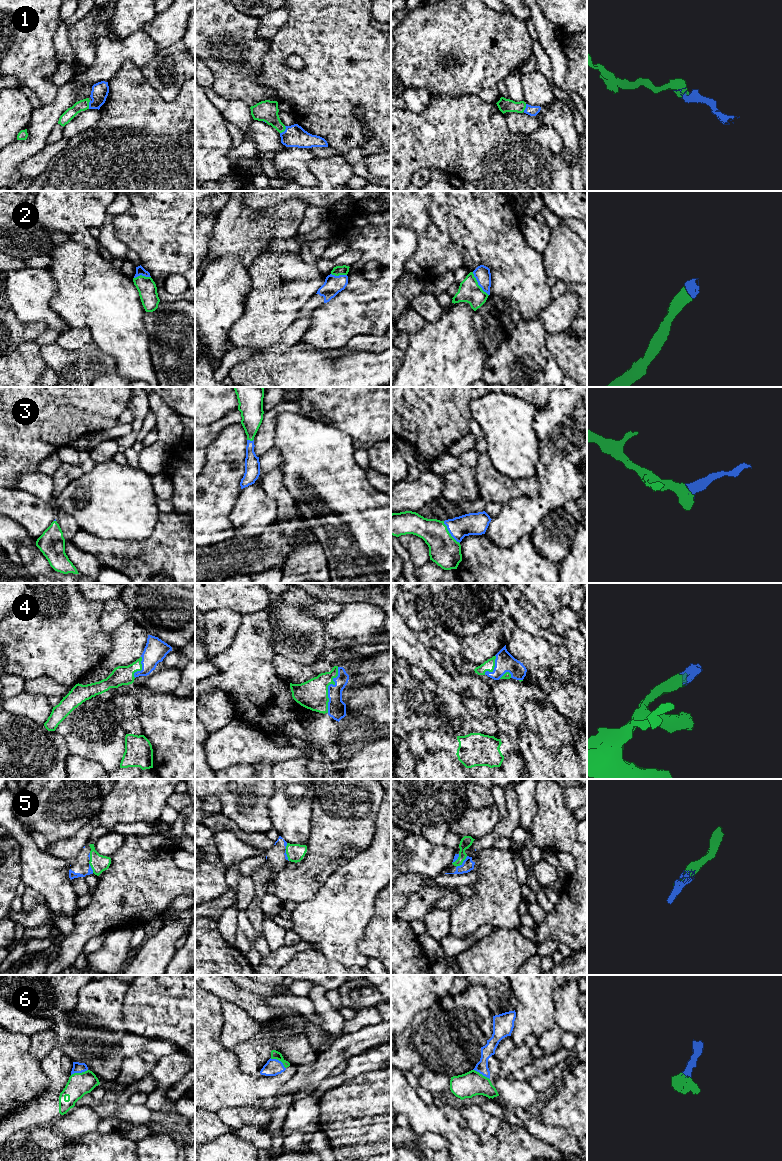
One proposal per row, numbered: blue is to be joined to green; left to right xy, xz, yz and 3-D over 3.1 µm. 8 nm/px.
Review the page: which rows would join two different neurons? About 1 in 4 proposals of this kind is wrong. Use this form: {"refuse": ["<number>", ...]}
{"refuse": ["5"]}

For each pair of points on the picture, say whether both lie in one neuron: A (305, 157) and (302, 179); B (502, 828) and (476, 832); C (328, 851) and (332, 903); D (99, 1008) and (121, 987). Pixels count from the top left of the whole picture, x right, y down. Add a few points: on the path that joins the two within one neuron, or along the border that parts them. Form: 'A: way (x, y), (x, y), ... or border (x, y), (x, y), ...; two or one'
A: way (302, 162), (302, 174); one
B: border (501, 818), (490, 831), (475, 840); two
C: border (348, 860), (340, 865), (315, 893); two
D: way (104, 1002), (115, 991); one

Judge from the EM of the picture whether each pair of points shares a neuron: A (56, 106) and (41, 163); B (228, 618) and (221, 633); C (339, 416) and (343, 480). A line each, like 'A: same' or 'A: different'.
A: different
B: same
C: different

